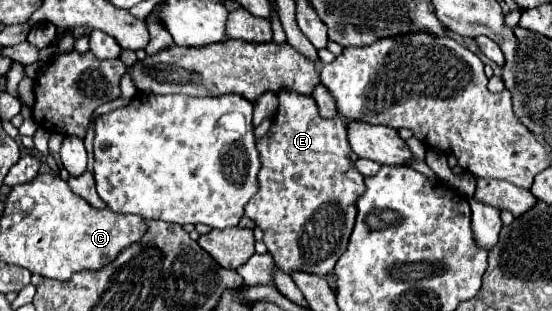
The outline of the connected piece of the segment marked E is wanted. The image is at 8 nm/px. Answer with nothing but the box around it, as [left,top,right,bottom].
[246,90,364,276]

